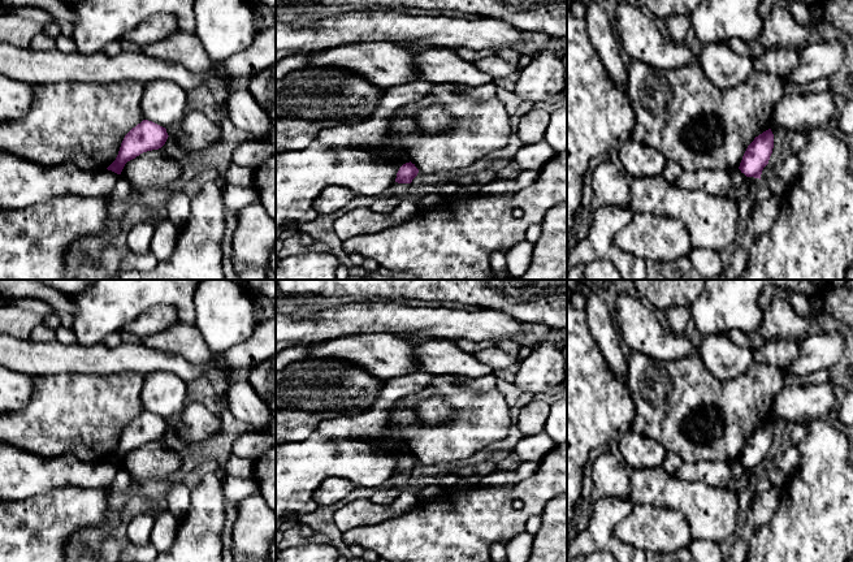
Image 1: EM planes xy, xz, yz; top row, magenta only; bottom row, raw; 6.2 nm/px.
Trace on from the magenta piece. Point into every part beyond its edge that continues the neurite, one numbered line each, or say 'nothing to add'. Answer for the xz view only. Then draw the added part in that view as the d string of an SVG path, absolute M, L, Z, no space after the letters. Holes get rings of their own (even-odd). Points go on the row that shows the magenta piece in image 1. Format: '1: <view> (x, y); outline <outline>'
nothing to add

